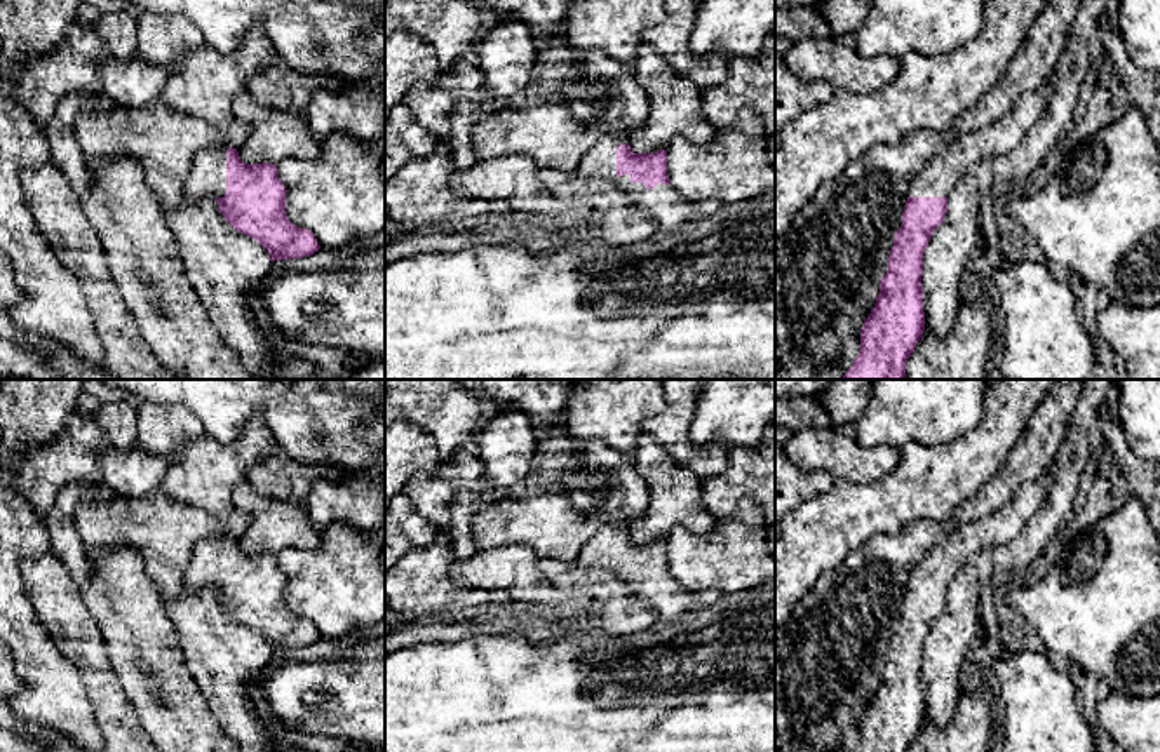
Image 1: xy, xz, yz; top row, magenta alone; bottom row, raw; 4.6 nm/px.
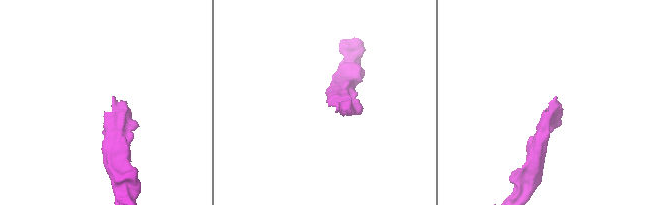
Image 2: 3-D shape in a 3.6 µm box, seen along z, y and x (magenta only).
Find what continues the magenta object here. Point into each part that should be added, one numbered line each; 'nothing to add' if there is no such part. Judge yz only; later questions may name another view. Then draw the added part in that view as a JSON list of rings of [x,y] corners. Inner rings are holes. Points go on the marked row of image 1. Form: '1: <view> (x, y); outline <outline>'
1: yz (993, 141); outline [[[1029,92],[1000,120],[963,132],[921,169],[907,195],[948,197],[956,183],[982,160],[1002,164],[1029,127],[1047,115],[1047,106],[1049,99],[1042,92]]]

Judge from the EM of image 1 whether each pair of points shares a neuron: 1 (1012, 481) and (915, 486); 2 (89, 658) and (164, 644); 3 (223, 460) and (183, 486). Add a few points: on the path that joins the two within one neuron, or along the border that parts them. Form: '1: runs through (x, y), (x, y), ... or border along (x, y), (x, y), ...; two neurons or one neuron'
1: border along (1011, 453), (1009, 460), (969, 500), (953, 510); two neurons
2: border along (93, 617), (124, 693); two neurons
3: runs through (213, 469), (194, 477); one neuron

